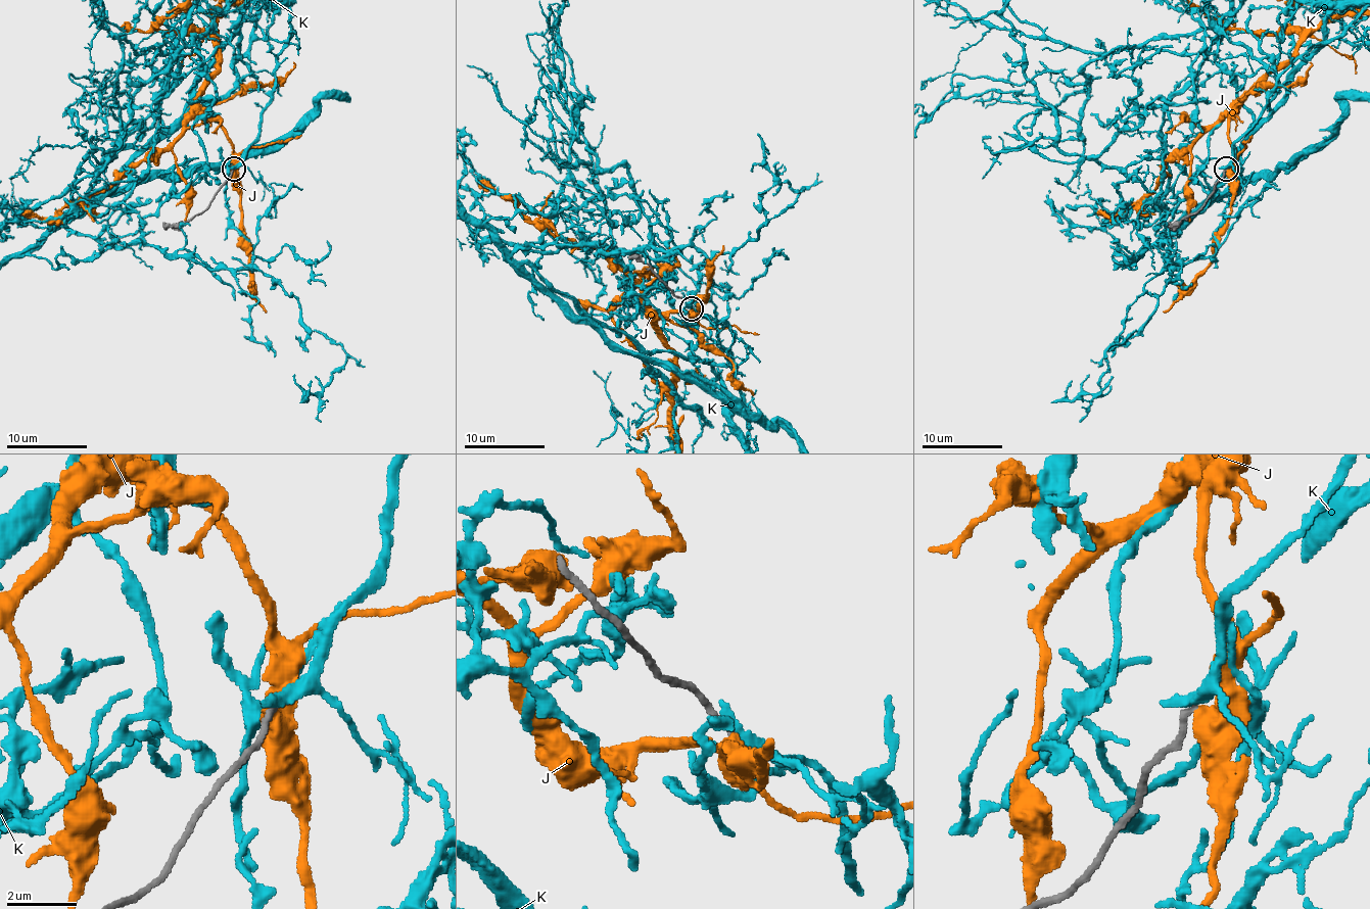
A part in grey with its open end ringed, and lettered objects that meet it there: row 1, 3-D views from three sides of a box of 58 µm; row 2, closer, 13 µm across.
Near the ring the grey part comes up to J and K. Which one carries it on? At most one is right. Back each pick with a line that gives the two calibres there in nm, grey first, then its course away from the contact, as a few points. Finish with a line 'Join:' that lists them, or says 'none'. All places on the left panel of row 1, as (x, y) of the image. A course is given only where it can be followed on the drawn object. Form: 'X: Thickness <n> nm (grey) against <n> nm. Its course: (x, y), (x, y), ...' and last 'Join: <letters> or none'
Join: none

